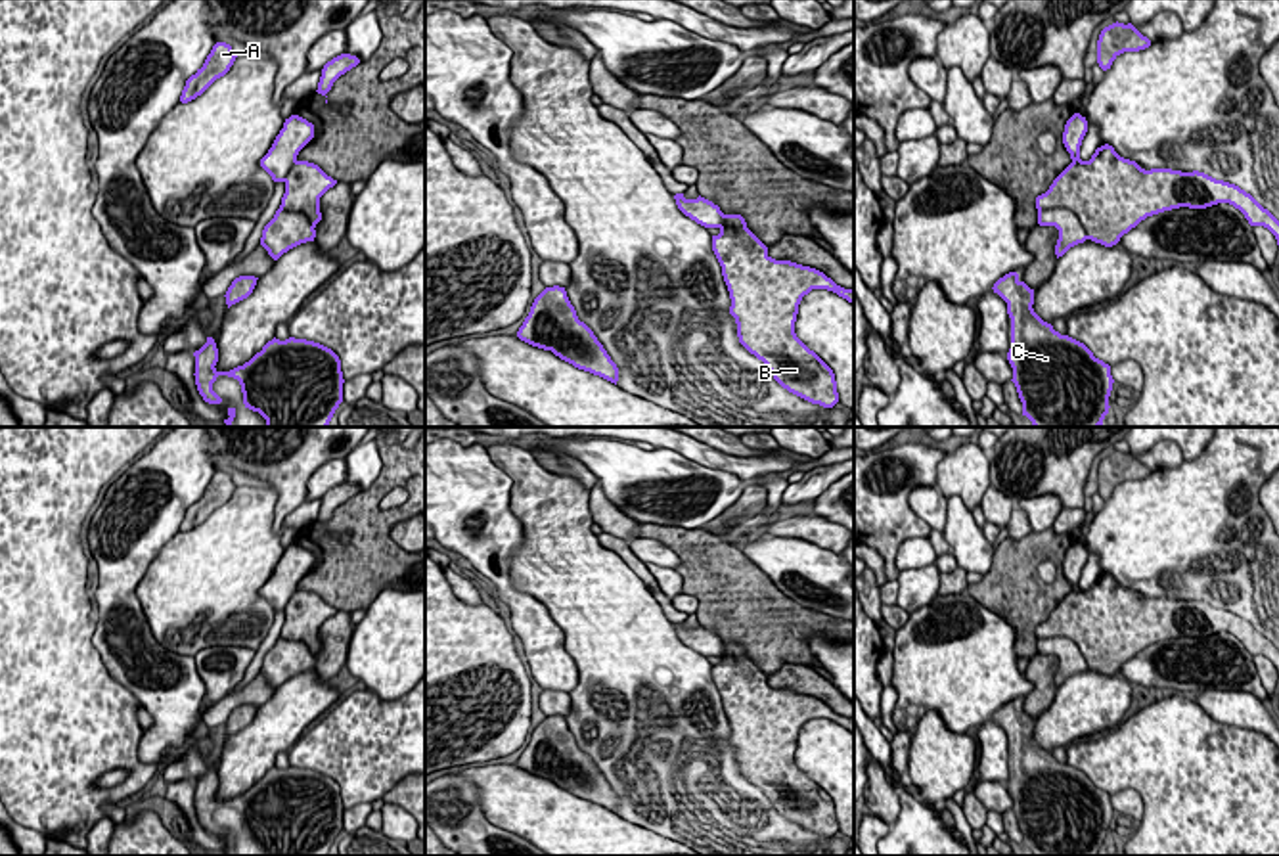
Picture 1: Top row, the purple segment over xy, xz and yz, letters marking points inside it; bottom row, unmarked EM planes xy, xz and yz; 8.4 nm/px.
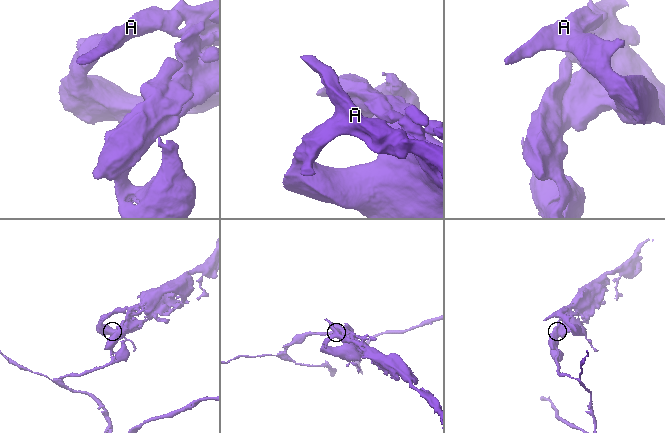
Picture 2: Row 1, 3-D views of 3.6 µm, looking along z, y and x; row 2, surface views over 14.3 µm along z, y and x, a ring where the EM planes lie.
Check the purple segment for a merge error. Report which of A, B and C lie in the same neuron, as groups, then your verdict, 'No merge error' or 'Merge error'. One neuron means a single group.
Groups: A B C. No merge error

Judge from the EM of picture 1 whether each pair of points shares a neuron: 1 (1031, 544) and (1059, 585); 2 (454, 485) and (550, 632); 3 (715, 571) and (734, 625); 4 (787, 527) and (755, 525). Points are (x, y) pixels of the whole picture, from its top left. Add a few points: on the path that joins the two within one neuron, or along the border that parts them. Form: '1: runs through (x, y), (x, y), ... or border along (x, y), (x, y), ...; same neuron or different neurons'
1: runs through (1044, 546), (1057, 560), (1059, 571); same neuron
2: runs through (458, 521), (514, 598); same neuron
3: runs through (726, 585), (734, 596), (734, 611); same neuron
4: border along (780, 518), (768, 525), (768, 535); different neurons

